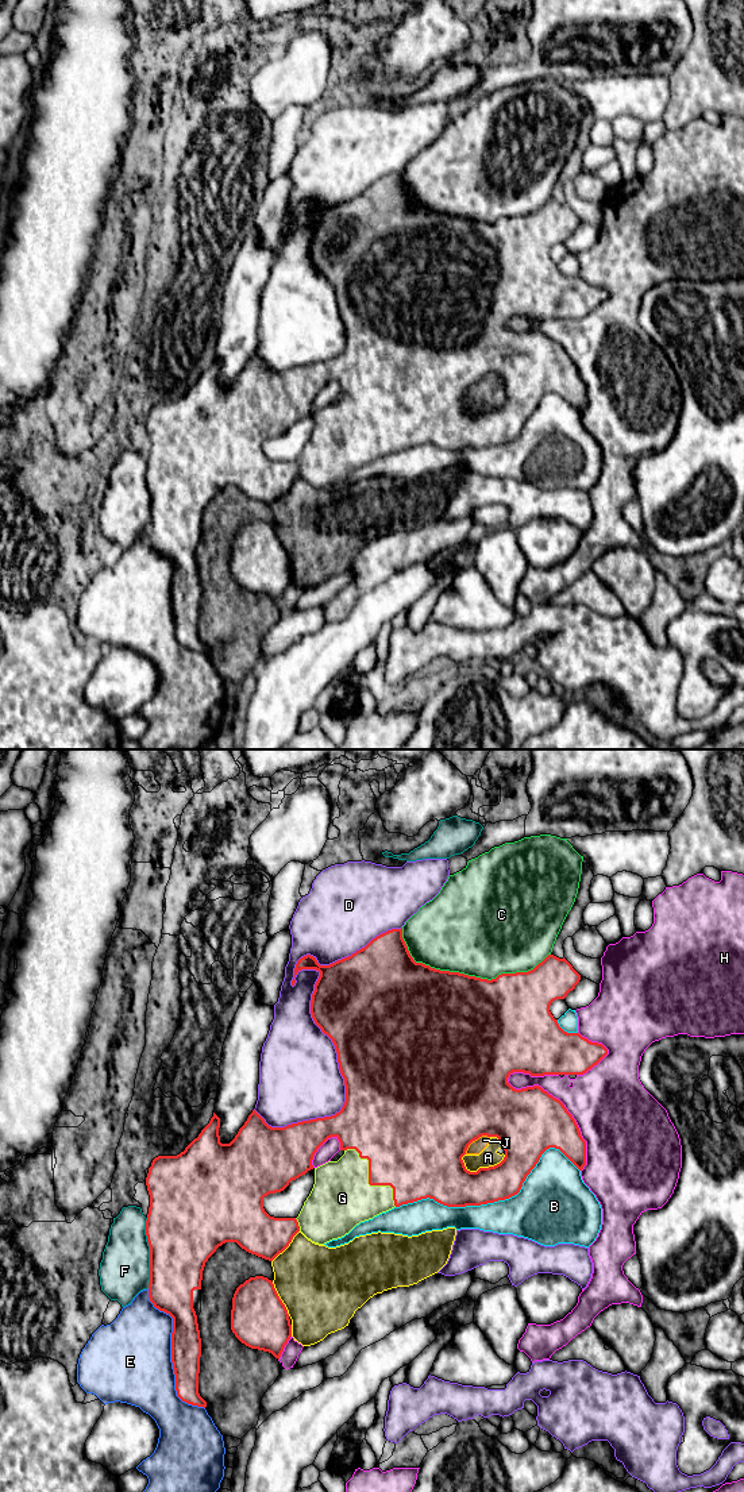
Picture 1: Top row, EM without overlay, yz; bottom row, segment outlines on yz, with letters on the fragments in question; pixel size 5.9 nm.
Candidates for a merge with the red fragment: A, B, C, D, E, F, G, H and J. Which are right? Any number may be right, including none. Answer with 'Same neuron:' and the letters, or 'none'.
Same neuron: G

